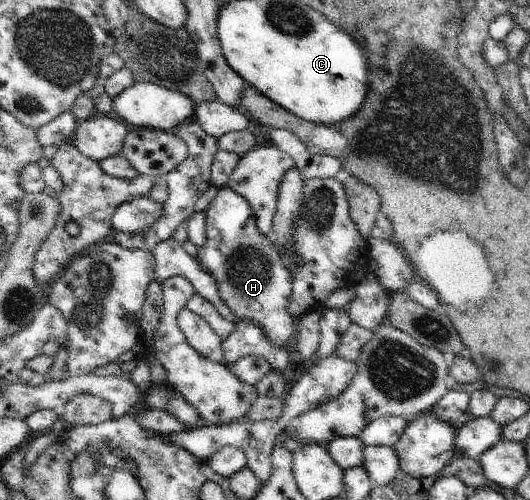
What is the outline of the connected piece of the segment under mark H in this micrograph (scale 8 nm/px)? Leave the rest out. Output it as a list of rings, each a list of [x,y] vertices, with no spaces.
[[[225,186],[217,191],[205,212],[206,239],[196,257],[205,272],[215,279],[221,300],[240,321],[252,320],[275,347],[290,346],[297,328],[289,312],[293,281],[288,261],[278,254],[273,239],[261,234],[251,205],[229,187]]]

